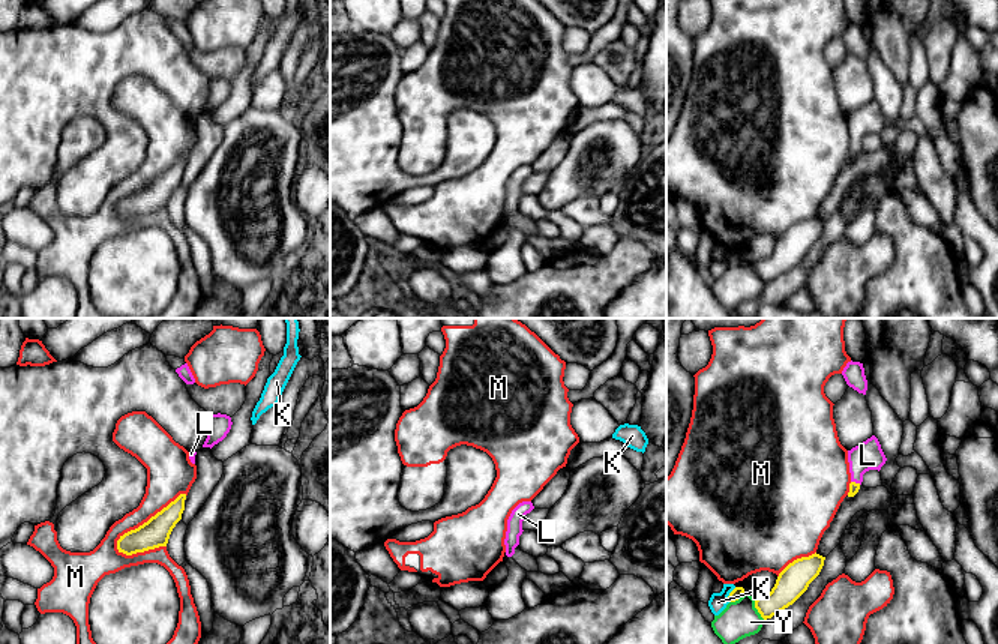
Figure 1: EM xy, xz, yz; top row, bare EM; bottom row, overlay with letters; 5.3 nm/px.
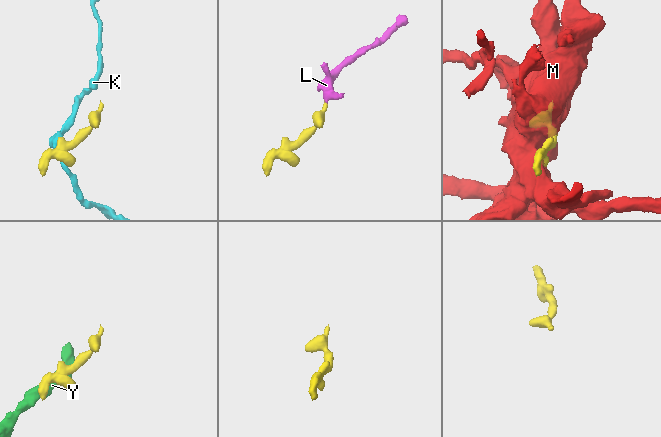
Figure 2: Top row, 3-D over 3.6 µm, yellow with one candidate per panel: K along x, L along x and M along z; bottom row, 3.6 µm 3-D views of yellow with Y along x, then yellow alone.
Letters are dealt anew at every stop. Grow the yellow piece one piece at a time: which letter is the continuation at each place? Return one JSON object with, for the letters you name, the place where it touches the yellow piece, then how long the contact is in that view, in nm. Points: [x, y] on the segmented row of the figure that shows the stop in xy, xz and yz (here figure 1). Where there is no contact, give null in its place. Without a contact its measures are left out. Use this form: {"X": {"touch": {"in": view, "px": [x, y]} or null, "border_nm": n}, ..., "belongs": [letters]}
{"L": {"touch": {"in": "yz", "px": [854, 482]}, "border_nm": 60}, "belongs": ["L"]}

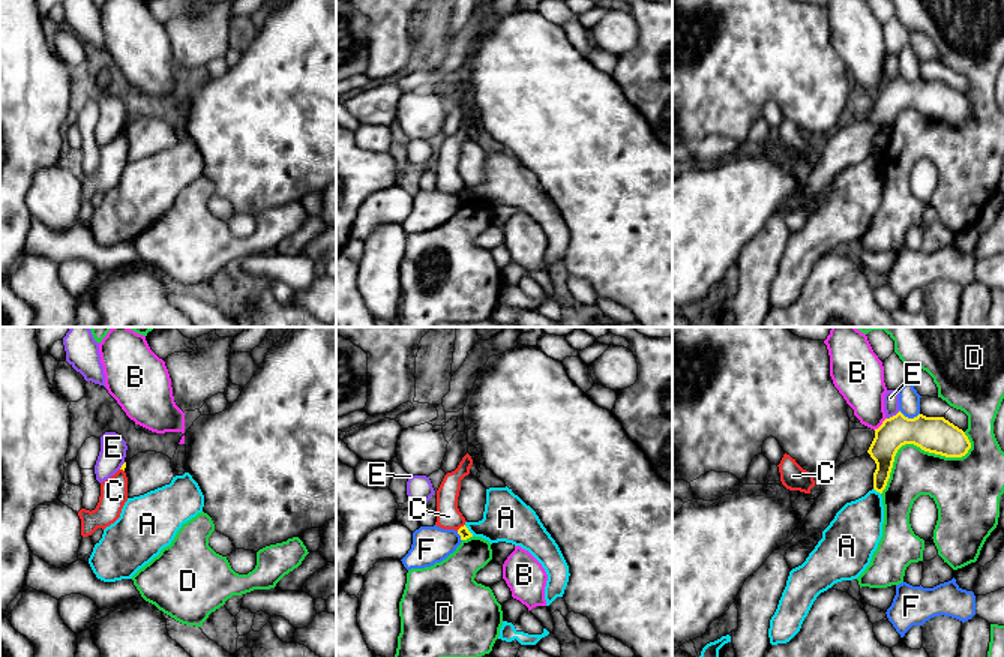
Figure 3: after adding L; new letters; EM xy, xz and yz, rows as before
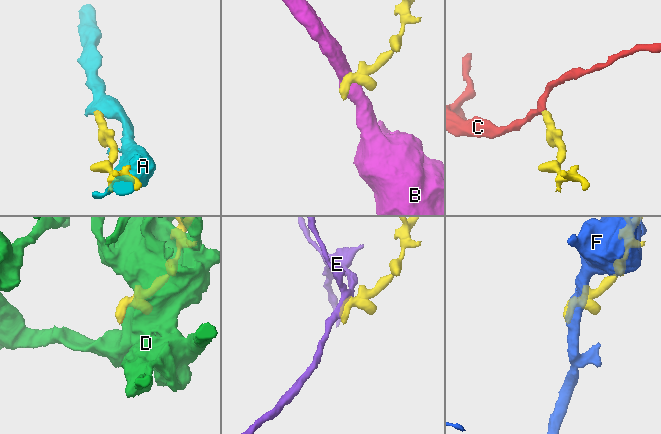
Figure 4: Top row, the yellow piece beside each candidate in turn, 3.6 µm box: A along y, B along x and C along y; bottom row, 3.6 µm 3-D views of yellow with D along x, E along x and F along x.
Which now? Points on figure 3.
{"belongs": []}

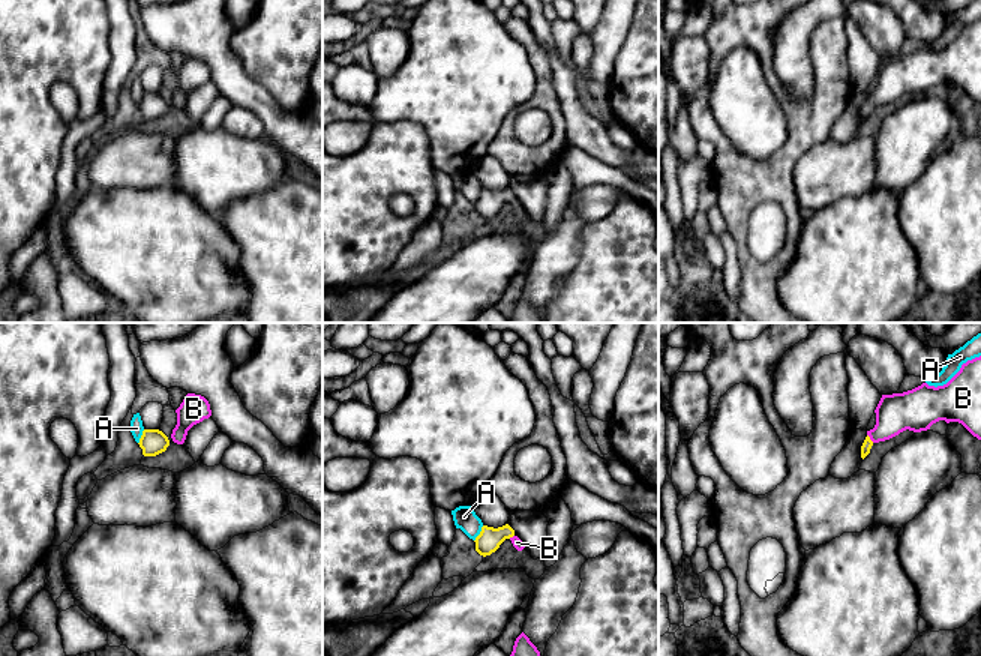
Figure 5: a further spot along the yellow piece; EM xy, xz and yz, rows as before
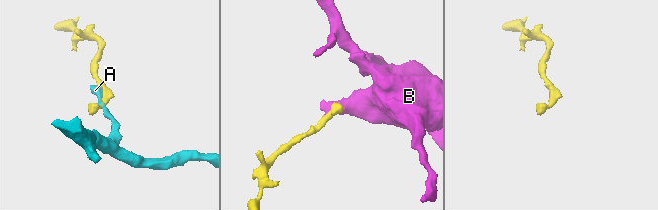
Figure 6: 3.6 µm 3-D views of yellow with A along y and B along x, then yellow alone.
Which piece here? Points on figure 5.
{"B": {"touch": {"in": "yz", "px": [869, 439]}, "border_nm": 60}, "belongs": ["B"]}

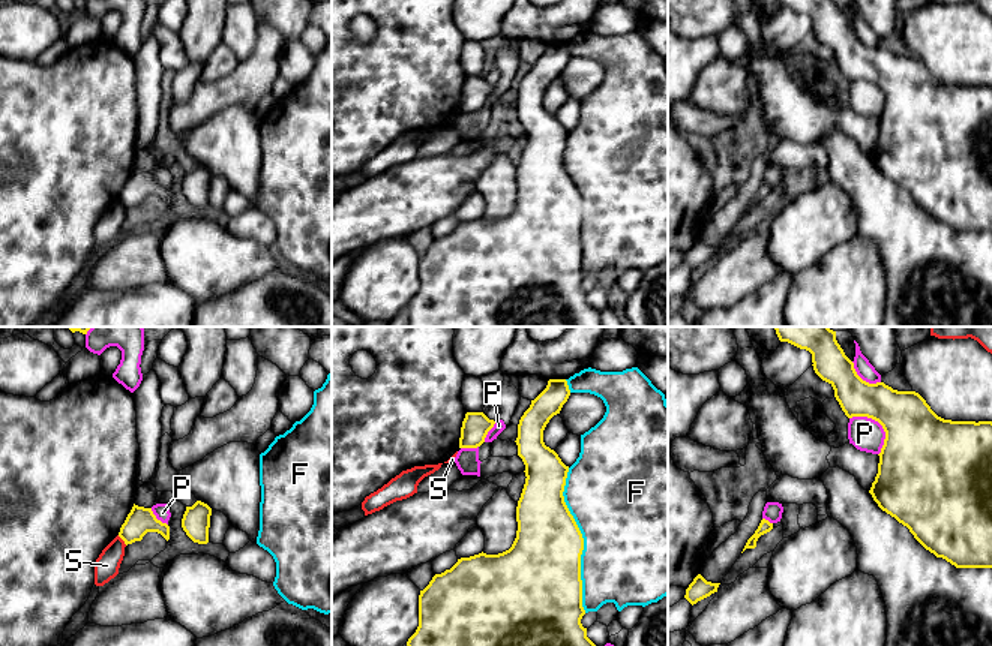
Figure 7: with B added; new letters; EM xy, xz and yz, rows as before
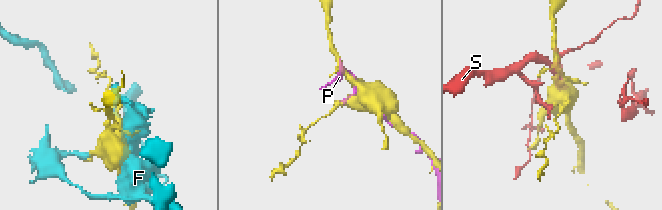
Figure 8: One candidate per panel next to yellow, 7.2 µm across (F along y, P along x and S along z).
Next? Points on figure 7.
{"belongs": []}

